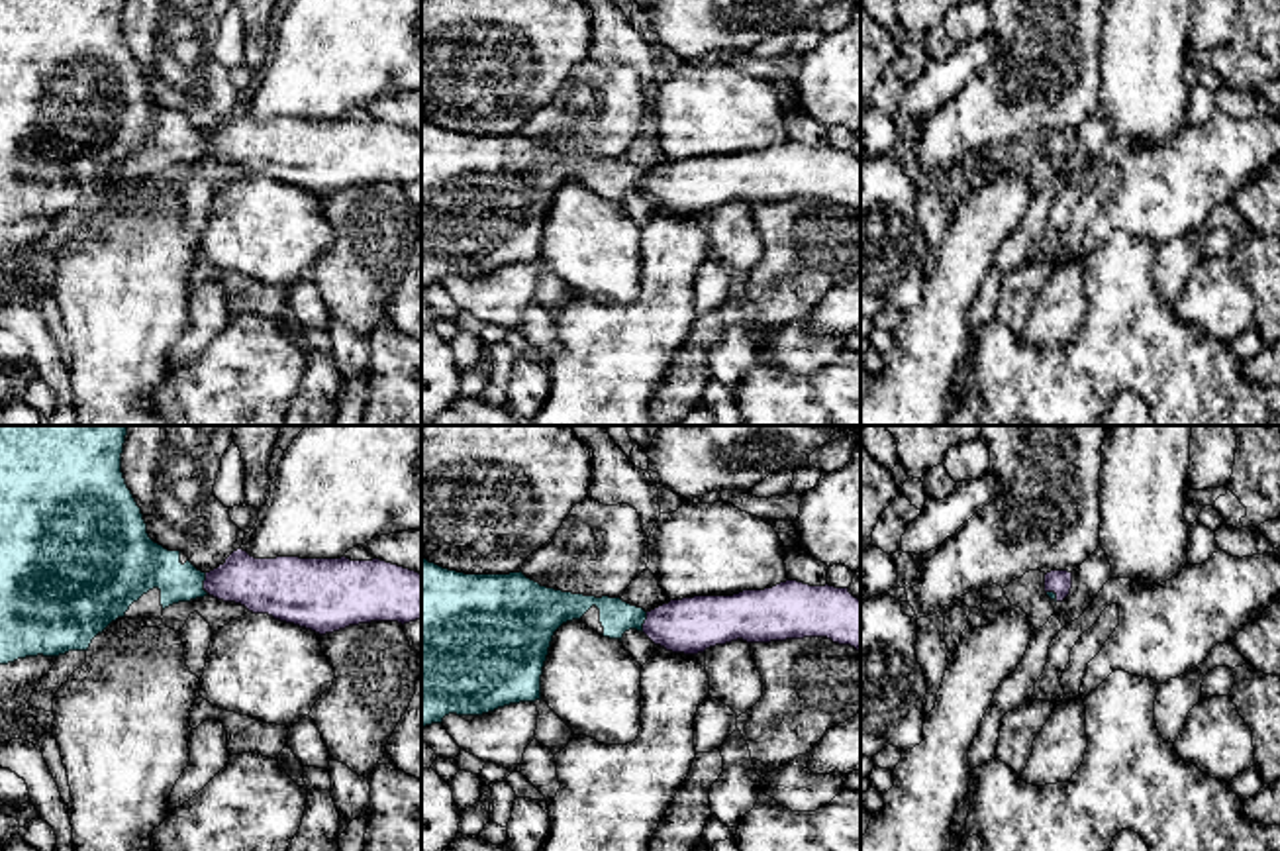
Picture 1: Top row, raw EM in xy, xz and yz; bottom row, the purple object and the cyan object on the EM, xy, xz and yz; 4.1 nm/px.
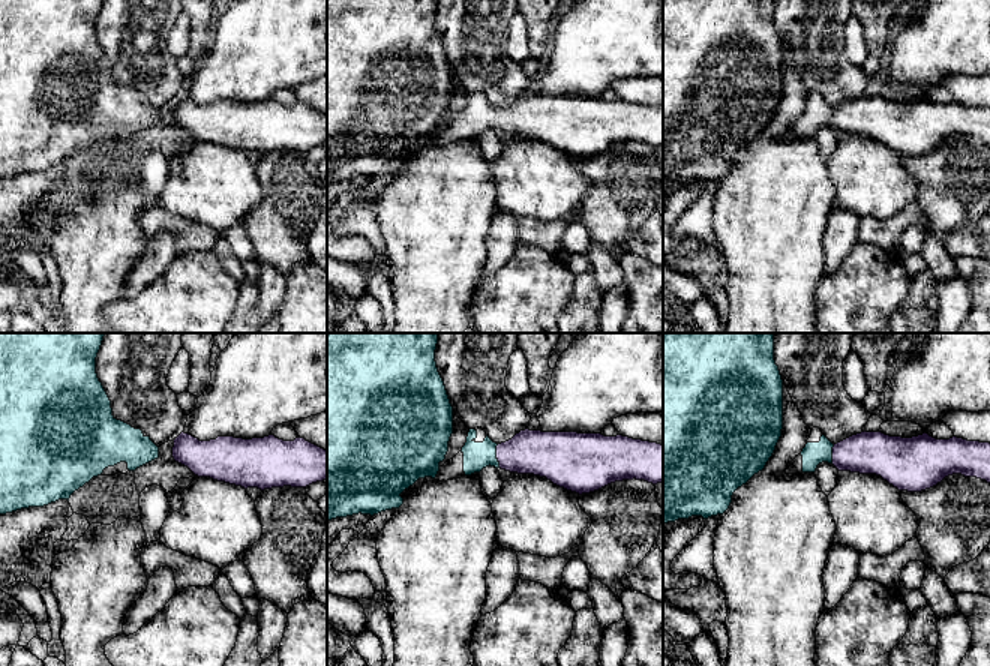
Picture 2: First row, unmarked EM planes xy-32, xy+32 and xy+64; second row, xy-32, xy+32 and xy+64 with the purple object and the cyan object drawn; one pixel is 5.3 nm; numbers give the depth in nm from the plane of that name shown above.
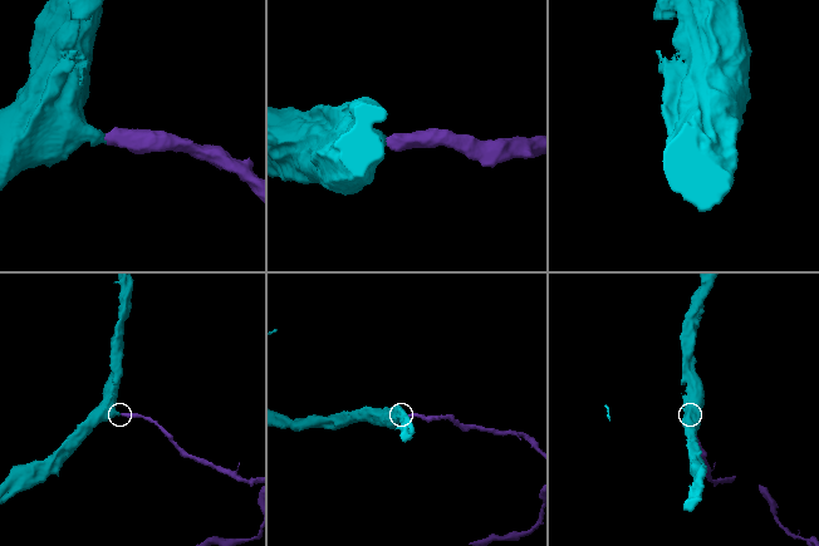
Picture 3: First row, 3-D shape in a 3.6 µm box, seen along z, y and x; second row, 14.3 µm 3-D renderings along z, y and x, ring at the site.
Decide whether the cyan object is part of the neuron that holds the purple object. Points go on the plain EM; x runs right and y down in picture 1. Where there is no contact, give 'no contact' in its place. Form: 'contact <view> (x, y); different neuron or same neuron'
contact xy (204, 144); same neuron

